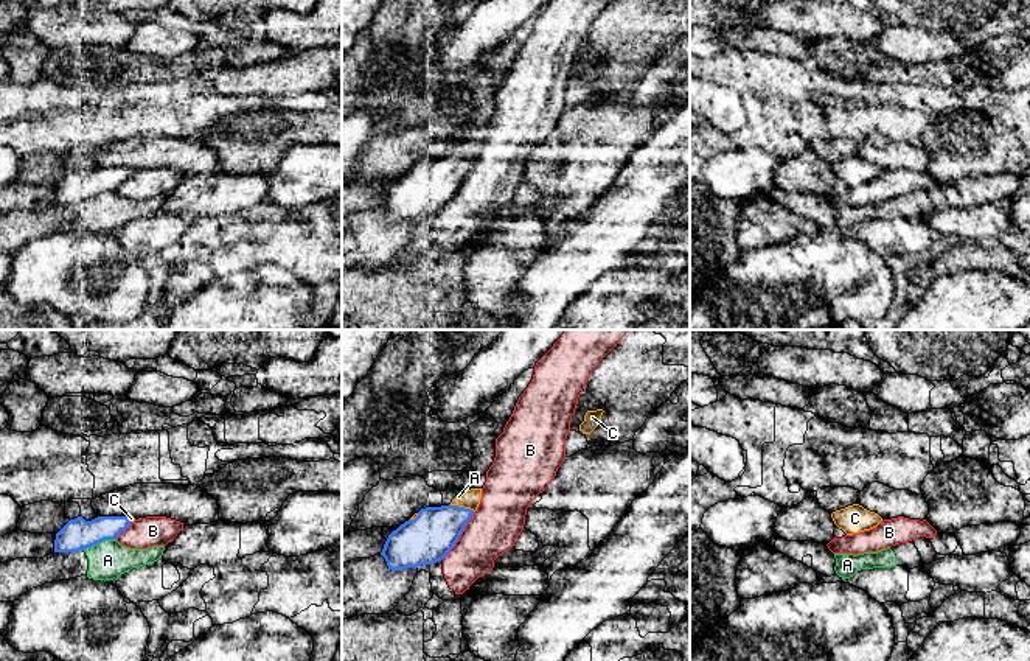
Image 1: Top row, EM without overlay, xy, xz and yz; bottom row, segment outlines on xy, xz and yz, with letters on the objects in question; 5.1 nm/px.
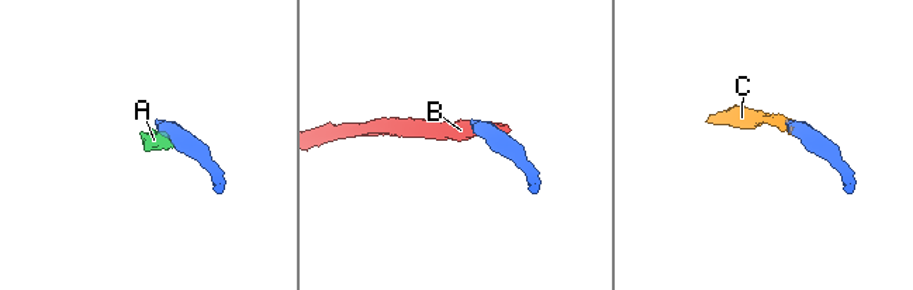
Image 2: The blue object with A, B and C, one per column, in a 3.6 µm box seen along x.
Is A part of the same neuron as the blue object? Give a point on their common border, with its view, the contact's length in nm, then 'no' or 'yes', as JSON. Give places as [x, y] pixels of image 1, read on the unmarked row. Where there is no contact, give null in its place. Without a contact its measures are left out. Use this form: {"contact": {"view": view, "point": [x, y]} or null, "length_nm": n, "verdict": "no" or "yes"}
{"contact": {"view": "xy", "point": [98, 193]}, "length_nm": 190, "verdict": "no"}

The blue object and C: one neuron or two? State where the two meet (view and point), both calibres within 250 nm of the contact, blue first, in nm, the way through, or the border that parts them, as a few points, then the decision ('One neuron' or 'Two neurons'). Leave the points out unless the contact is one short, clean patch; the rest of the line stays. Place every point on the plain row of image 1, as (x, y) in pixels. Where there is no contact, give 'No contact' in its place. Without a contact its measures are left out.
Touches blue at xz (462, 159). Thickness 260 nm (blue) against 90 nm. Path across: xz (428, 190), (462, 159), (471, 150). One neuron

